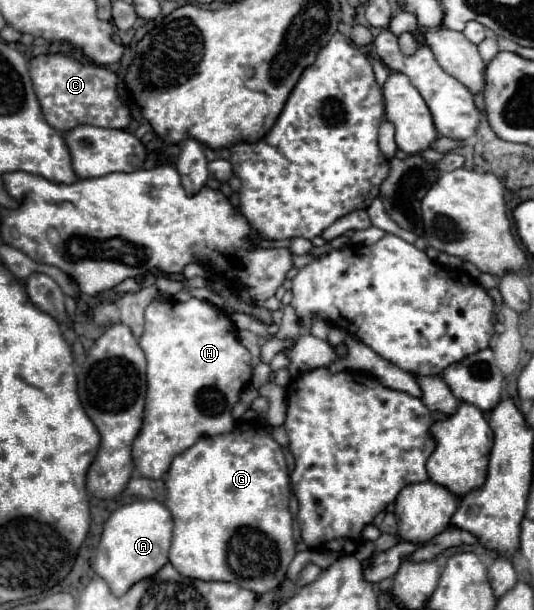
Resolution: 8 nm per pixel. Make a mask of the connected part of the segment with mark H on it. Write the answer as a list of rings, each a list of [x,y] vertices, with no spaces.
[[[190,299],[184,303],[178,301],[154,301],[146,307],[144,315],[144,333],[138,339],[142,351],[146,353],[148,369],[146,369],[146,409],[144,409],[144,425],[134,439],[132,459],[138,473],[146,479],[162,479],[168,473],[168,467],[176,453],[186,451],[196,443],[196,439],[208,435],[222,435],[236,429],[236,419],[232,417],[232,409],[240,401],[240,391],[252,377],[252,363],[248,349],[238,341],[238,331],[226,313],[208,301]]]

